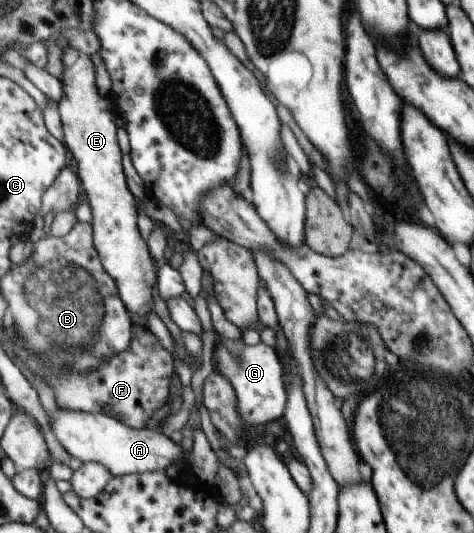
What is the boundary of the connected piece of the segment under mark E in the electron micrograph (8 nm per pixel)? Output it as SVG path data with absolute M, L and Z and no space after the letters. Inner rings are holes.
M69 47L64 51L63 62L65 72L62 81L65 96L58 102L58 106L65 134L64 142L76 161L77 170L82 178L86 198L93 214L95 246L98 247L103 266L106 267L105 272L109 273L118 283L123 302L127 302L126 309L130 311L130 319L136 322L136 326L142 326L143 323L137 323L137 320L149 310L151 286L155 282L155 272L153 272L153 264L151 264L147 246L137 232L135 202L133 202L133 196L129 194L129 190L125 186L125 178L123 178L123 155L121 155L121 148L117 142L116 116L119 114L112 98L106 98L99 92L98 73L92 55Z

